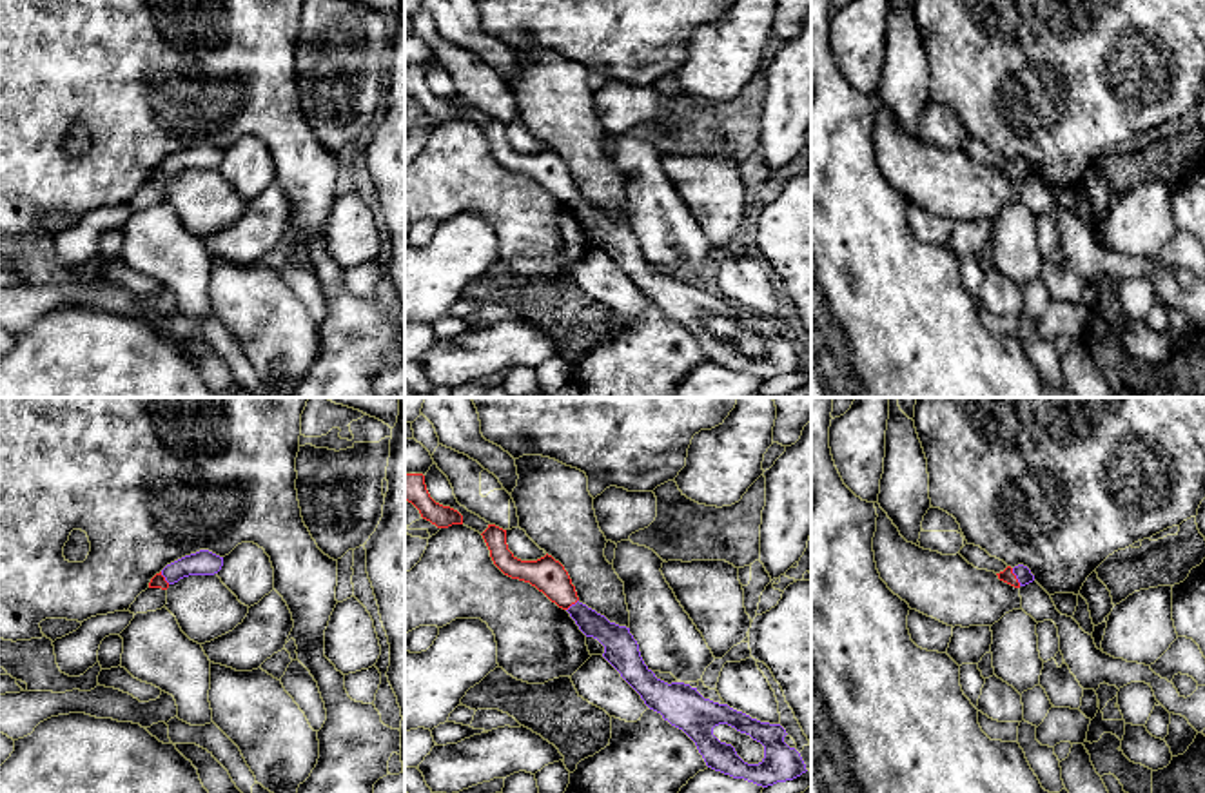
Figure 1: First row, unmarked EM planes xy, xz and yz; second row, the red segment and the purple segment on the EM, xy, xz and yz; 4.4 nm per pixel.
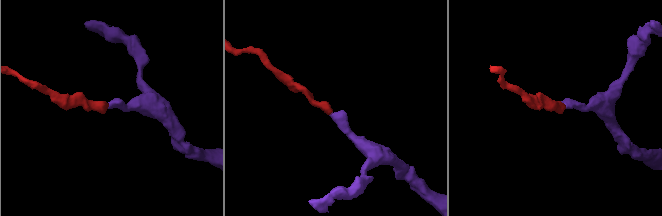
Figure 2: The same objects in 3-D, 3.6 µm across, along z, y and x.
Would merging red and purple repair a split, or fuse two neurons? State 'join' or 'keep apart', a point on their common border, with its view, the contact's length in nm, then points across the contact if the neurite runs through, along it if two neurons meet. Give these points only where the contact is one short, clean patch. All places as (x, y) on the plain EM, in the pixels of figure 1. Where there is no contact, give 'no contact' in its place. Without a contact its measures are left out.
join | yz (1015, 171) | 90 nm | across yz (1006, 169), (1015, 171), (1024, 169)

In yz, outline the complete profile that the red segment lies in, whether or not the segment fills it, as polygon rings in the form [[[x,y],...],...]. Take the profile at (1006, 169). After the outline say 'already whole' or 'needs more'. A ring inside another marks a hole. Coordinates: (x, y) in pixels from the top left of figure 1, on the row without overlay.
[[[1018,158],[1014,162],[1007,160],[1004,165],[996,167],[1000,174],[1020,181],[1034,174],[1034,169],[1031,163],[1024,158]]]; needs more

